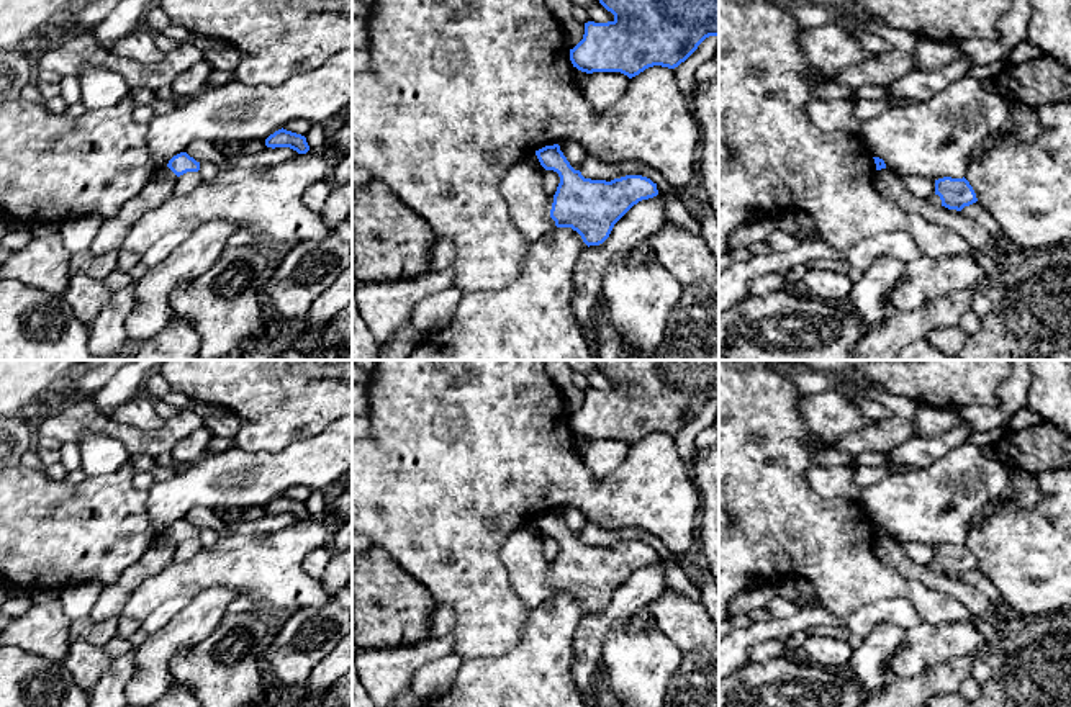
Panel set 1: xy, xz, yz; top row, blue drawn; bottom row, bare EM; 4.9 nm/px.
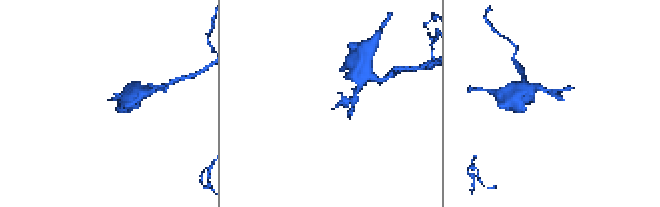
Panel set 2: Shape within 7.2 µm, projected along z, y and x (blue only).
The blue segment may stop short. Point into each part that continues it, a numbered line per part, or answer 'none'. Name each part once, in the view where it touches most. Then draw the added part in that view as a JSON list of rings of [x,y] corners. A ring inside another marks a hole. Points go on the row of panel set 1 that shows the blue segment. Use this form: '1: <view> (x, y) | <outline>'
none

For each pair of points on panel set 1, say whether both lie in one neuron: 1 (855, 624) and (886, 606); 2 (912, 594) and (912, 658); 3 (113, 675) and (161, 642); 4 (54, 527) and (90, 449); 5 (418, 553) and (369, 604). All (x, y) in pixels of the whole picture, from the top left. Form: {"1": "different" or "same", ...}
{"1": "same", "2": "different", "3": "different", "4": "different", "5": "different"}

